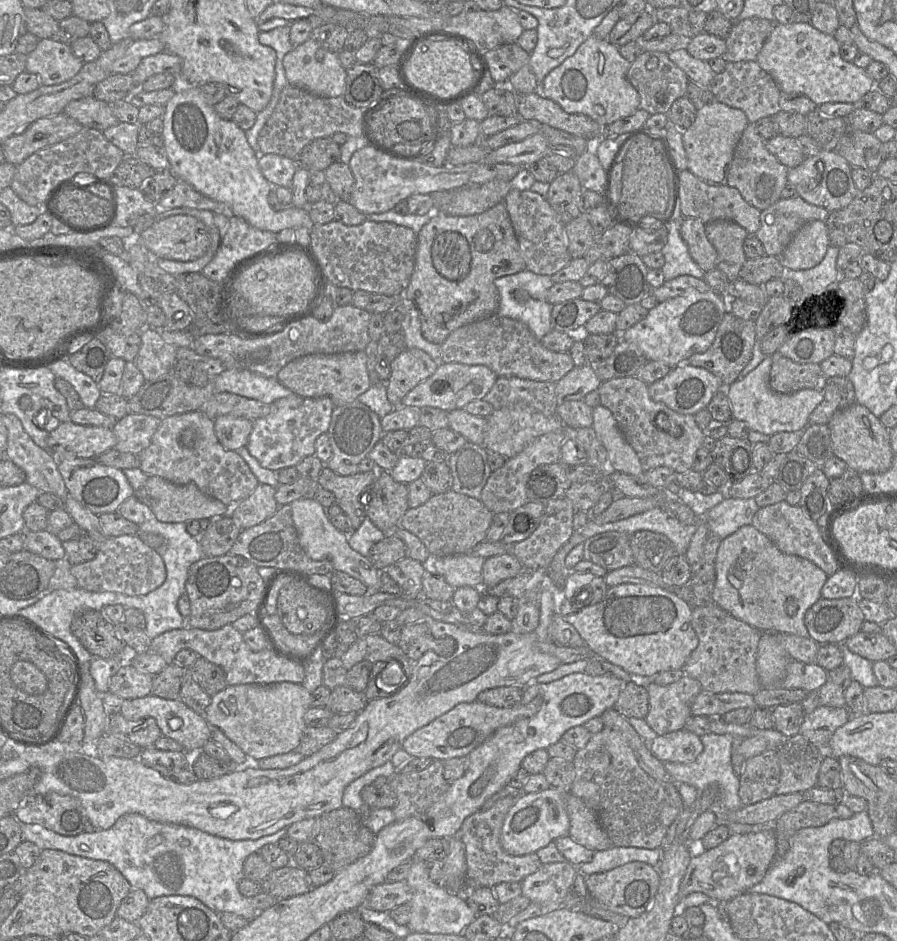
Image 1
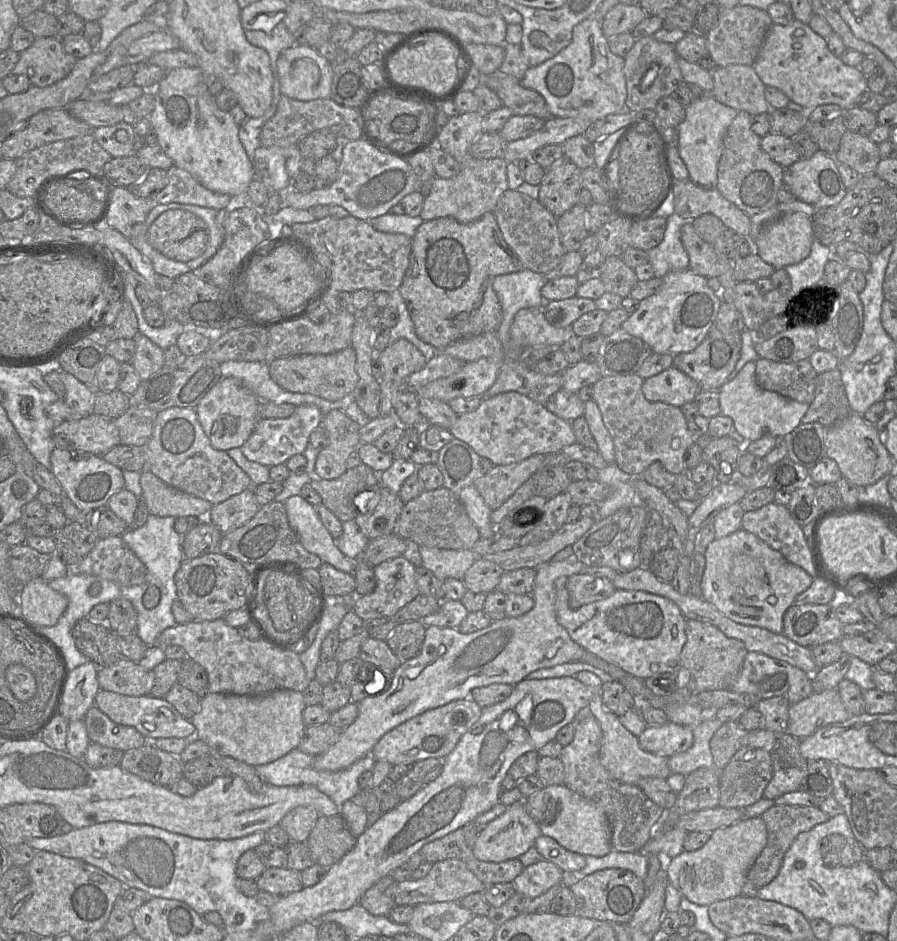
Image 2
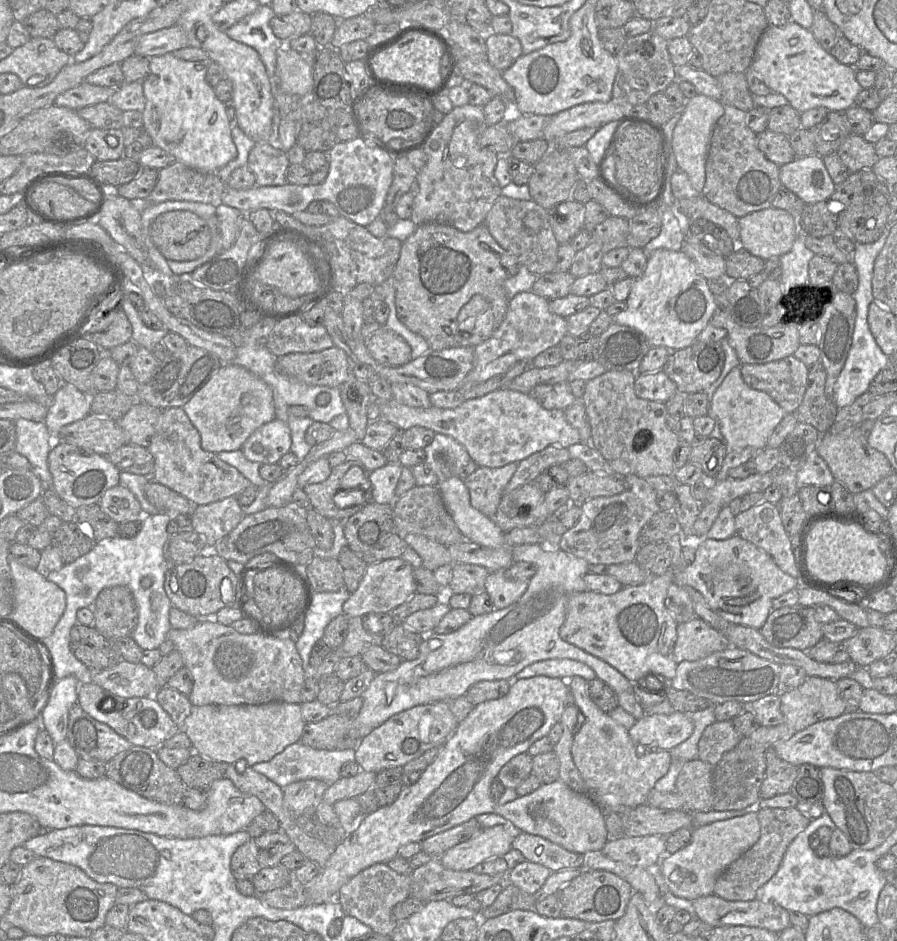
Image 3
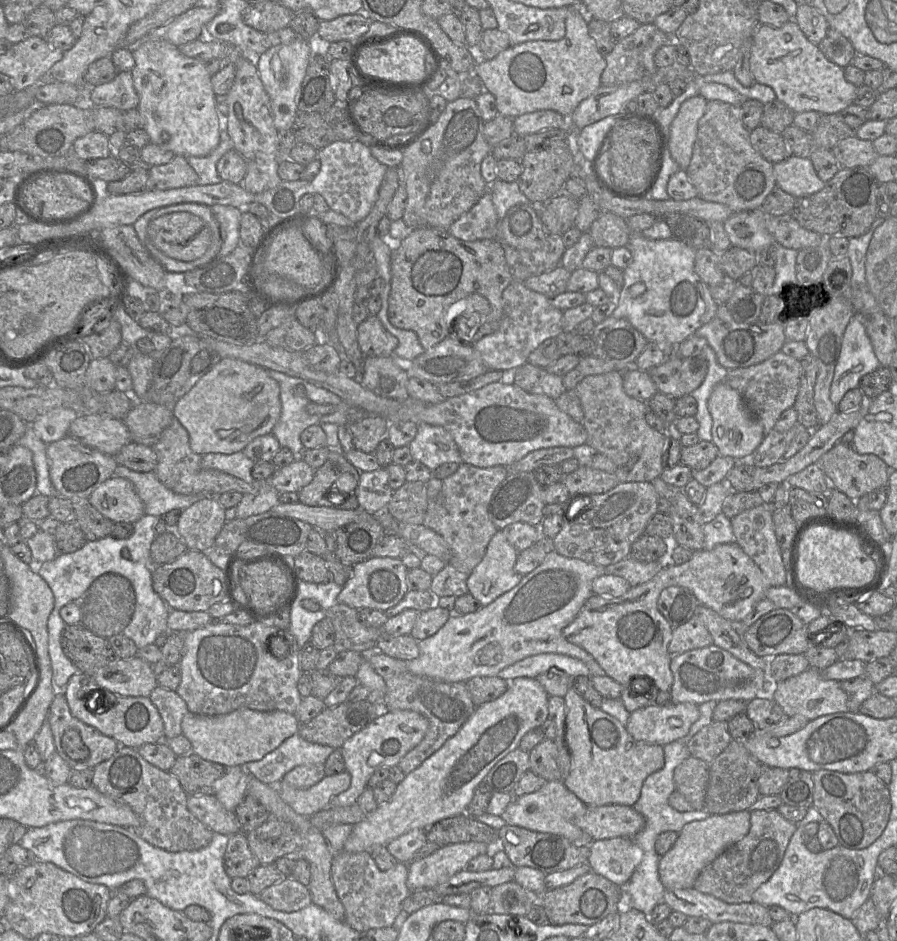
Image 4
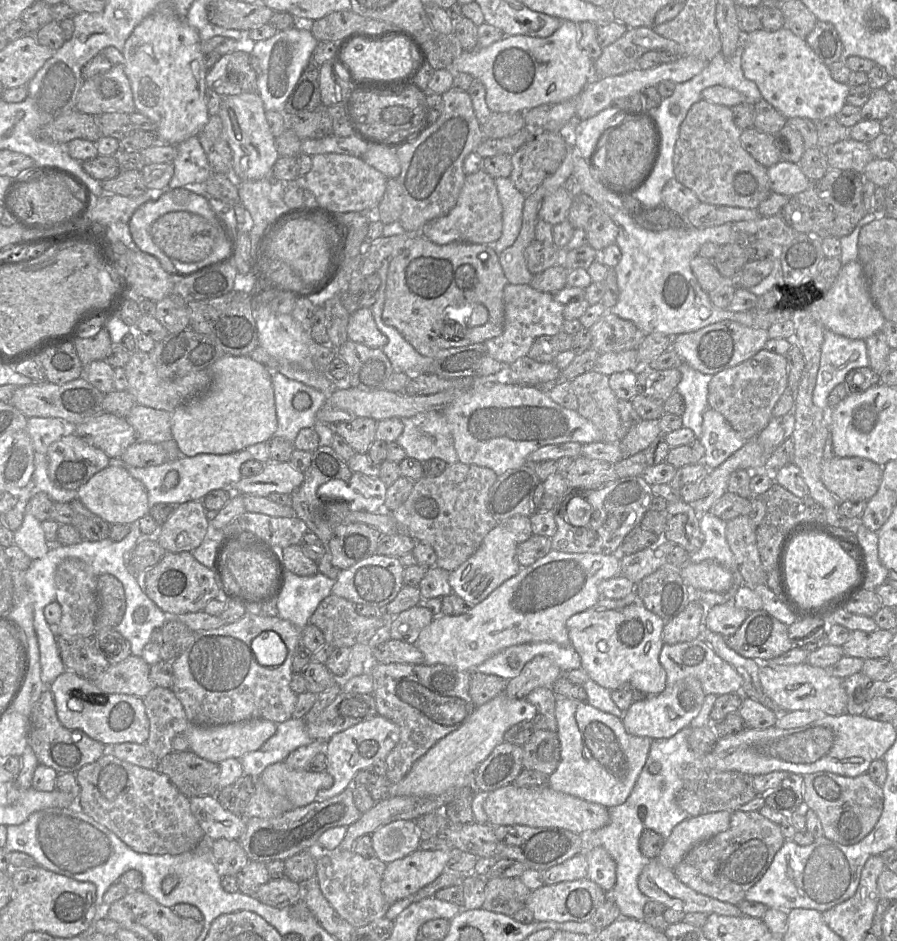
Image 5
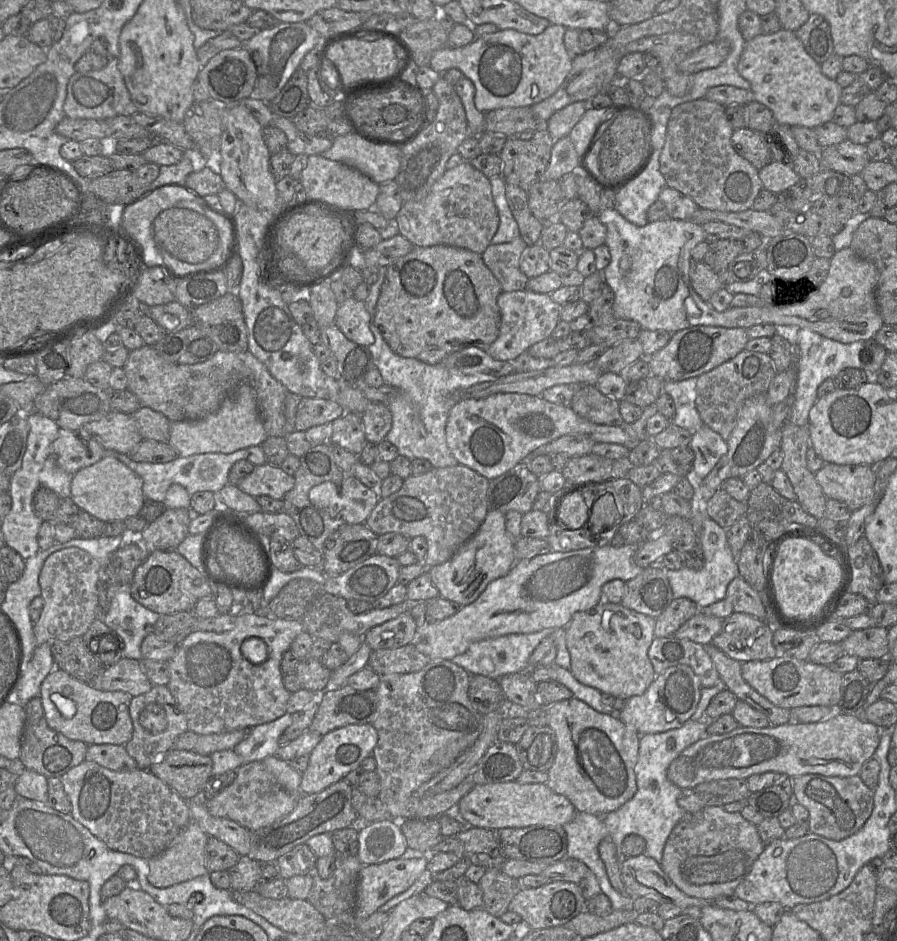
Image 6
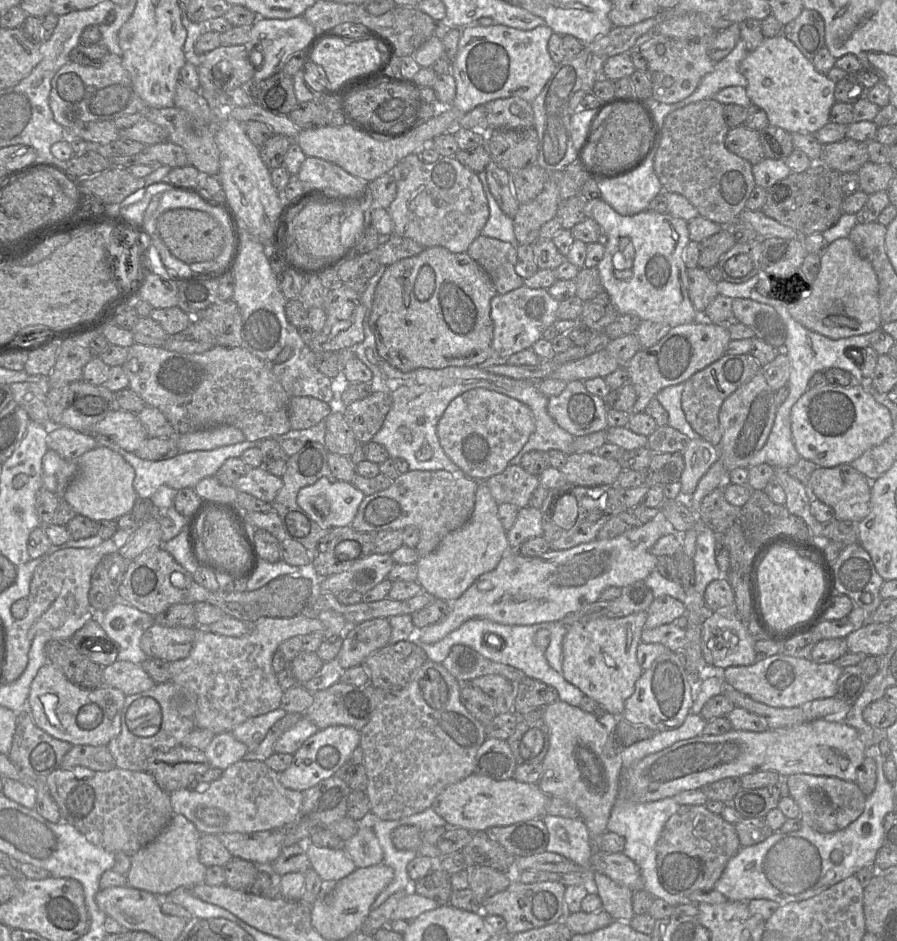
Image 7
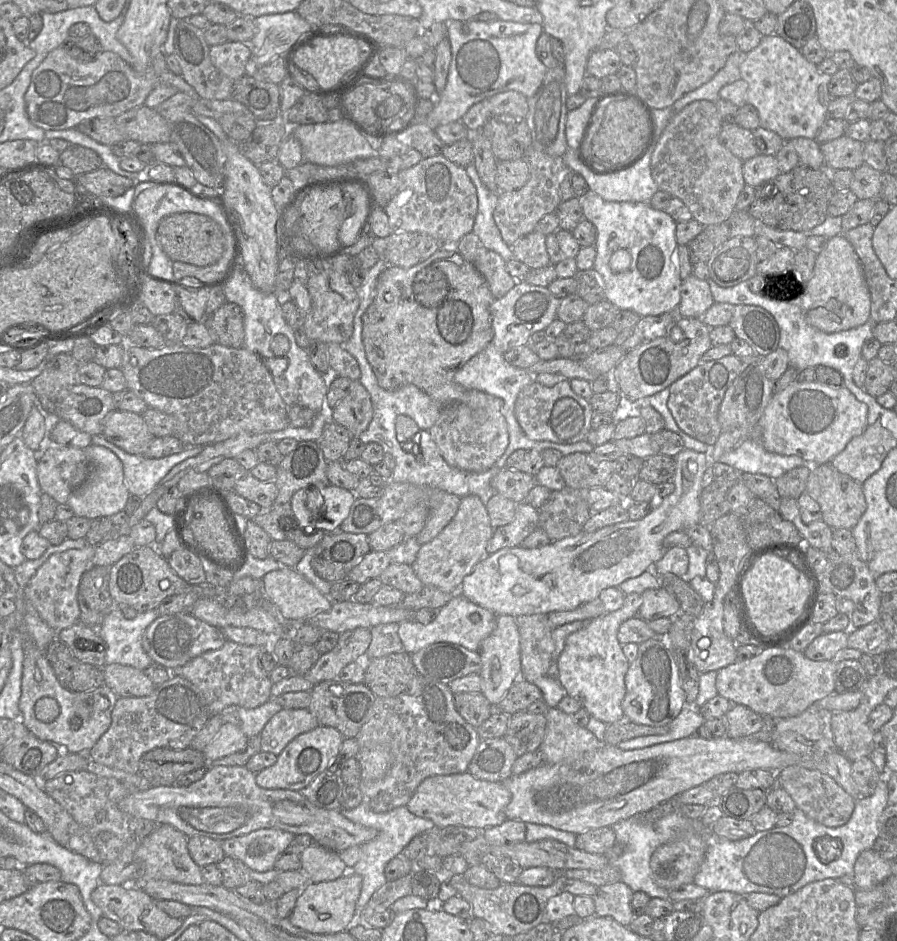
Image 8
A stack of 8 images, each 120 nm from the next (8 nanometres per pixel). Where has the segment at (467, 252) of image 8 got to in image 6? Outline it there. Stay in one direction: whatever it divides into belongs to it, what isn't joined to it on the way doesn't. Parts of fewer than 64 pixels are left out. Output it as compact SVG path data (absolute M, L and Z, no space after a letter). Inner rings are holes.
M517 236L507 243L491 243L481 254L485 265L500 282L503 292L527 289L530 278L520 269L520 260L527 246L524 239Z

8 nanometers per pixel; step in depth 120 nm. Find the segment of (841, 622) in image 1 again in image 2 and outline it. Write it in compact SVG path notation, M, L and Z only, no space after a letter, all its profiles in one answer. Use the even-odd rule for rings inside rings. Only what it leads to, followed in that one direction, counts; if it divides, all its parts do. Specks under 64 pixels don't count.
M793 604L784 614L782 634L801 646L813 648L827 642L839 642L844 636L843 627L829 604Z

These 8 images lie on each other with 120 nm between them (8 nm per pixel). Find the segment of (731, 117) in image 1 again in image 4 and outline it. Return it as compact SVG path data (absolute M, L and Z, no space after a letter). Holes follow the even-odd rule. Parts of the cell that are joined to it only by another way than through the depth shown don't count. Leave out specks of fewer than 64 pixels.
M701 95L686 100L671 124L669 149L681 169L686 170L690 164L698 122L705 113L707 102Z

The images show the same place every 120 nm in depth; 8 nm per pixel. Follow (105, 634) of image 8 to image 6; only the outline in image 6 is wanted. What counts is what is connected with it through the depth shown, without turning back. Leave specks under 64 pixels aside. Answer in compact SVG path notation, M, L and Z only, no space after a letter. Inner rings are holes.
M115 590L102 619L123 642L123 657L142 660L141 645L161 615L138 603L129 590Z

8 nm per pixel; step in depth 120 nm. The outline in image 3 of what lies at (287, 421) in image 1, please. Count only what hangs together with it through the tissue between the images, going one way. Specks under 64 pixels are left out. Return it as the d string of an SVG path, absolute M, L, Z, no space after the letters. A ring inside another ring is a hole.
M275 418L274 420L257 428L243 443L241 450L244 456L259 464L276 464L281 457L290 452L291 432L287 423Z

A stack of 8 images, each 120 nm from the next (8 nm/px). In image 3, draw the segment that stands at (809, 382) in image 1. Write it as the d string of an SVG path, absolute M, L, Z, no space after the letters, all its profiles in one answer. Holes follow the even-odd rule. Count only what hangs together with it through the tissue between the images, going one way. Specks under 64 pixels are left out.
M794 356L766 364L742 364L741 374L751 388L768 394L787 414L801 405L809 368Z

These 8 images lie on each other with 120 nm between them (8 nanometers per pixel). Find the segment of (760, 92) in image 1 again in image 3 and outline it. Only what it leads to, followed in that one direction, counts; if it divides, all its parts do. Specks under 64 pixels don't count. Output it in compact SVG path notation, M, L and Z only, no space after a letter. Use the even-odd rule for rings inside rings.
M724 73L717 80L721 87L720 102L723 105L733 106L746 113L755 107L744 73Z

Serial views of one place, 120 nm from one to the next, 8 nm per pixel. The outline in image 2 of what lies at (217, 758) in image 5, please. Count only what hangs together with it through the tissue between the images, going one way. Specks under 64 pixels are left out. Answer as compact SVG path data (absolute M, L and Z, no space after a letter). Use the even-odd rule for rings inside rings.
M278 689L260 695L207 693L201 697L200 709L191 719L196 728L195 738L204 741L221 755L230 756L251 766L271 763L298 748L305 730L303 710L306 702L302 692Z

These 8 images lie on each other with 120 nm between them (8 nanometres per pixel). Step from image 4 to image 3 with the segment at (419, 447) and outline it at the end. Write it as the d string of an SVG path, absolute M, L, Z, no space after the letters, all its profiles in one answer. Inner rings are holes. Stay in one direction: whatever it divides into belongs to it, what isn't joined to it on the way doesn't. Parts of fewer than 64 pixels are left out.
M436 433L432 442L424 449L425 462L438 477L439 483L451 477L458 476L471 458L464 448L454 438Z

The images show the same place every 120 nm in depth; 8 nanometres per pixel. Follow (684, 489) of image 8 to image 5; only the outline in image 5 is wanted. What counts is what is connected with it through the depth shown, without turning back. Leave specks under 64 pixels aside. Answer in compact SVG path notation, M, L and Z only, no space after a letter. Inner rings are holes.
M707 408L703 415L702 435L699 439L705 448L703 464L714 470L739 450L747 440L737 433L725 417ZM550 550L533 564L522 567L513 577L504 581L483 601L460 615L438 615L420 633L416 647L424 655L424 663L447 664L462 671L477 671L476 667L500 651L518 644L554 642L569 646L567 620L574 614L594 606L601 594L599 583L621 575L619 554L564 553Z

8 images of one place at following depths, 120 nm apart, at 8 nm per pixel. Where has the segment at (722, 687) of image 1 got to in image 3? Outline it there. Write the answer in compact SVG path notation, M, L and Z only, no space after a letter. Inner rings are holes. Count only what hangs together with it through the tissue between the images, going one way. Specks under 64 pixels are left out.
M699 617L678 624L676 632L673 654L677 664L682 661L700 660L731 647L729 640L722 633Z

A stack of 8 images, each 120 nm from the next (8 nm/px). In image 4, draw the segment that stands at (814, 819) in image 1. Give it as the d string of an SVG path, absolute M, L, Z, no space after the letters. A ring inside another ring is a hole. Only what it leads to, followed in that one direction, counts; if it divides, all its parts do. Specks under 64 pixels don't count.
M777 810L750 812L750 829L747 835L707 865L697 877L693 888L729 904L751 902L753 893L780 866L796 830L796 823L785 819Z

